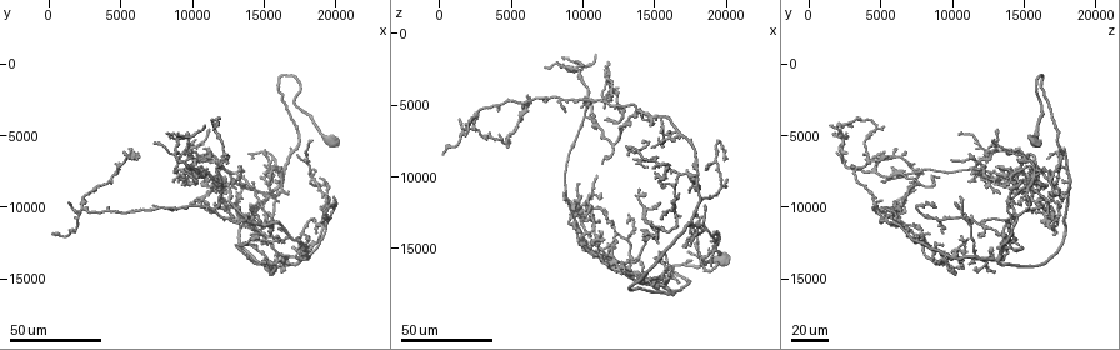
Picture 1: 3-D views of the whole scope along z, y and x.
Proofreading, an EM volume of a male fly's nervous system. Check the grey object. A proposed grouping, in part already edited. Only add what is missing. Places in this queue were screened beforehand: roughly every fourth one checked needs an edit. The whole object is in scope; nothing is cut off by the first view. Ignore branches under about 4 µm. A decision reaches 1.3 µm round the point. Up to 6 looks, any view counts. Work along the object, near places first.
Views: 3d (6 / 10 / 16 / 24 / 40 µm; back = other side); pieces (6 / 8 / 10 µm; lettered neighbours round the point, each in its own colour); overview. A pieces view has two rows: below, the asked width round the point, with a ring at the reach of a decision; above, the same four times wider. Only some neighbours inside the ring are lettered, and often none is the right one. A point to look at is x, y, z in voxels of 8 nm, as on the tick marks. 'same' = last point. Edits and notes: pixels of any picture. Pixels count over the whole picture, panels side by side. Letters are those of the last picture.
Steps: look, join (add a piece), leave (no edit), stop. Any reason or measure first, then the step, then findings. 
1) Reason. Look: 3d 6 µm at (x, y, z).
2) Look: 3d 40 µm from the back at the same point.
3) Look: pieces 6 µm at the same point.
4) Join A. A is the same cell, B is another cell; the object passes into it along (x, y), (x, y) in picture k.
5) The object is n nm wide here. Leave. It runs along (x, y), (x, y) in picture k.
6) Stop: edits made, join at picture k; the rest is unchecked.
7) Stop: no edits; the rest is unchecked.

Tapers out. Look: 3d 24 µm at (16000, 7400, 16400).

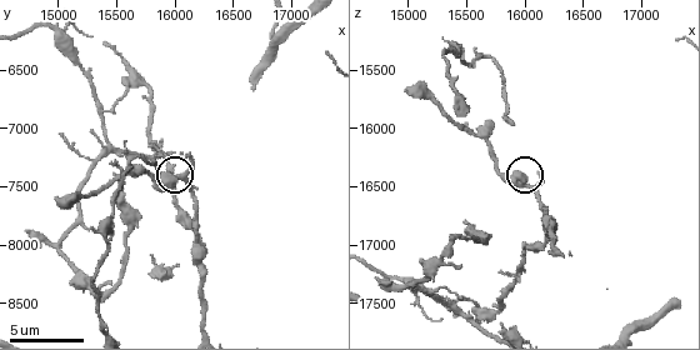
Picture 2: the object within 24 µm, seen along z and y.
Look: pieces 10 µm at (16140, 7240, 16380).

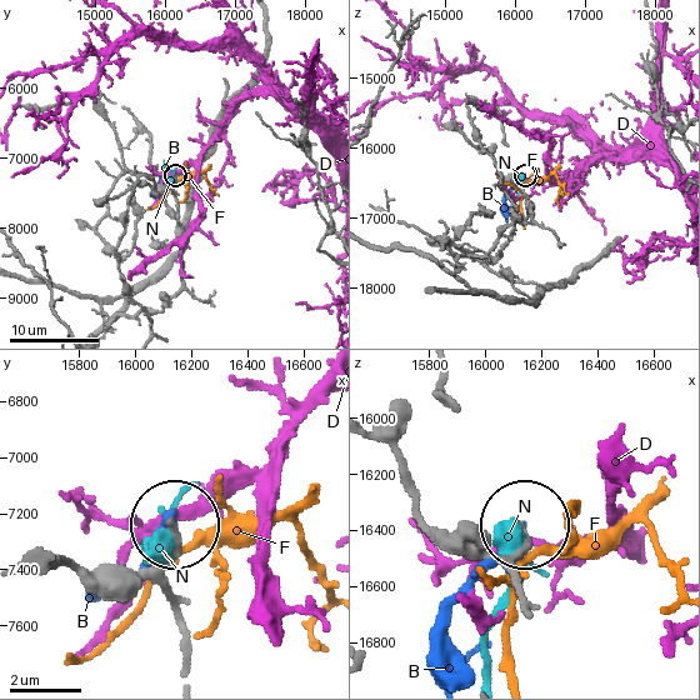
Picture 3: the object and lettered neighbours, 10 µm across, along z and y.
Leave. B, D, F and N are other cells; it runs along (525, 600), (519, 555), (528, 531) in picture 3; no lettered piece goes on from it.

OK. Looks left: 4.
Thin end. Look: 3d 40 µm at (6000, 6600, 4200).

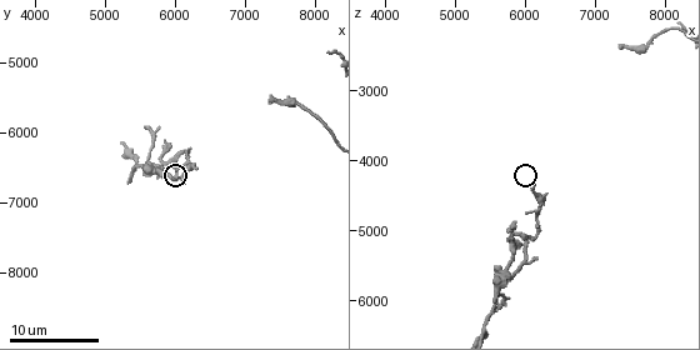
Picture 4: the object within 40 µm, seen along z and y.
Look: pieces 8 µm at (6100, 6700, 4350).

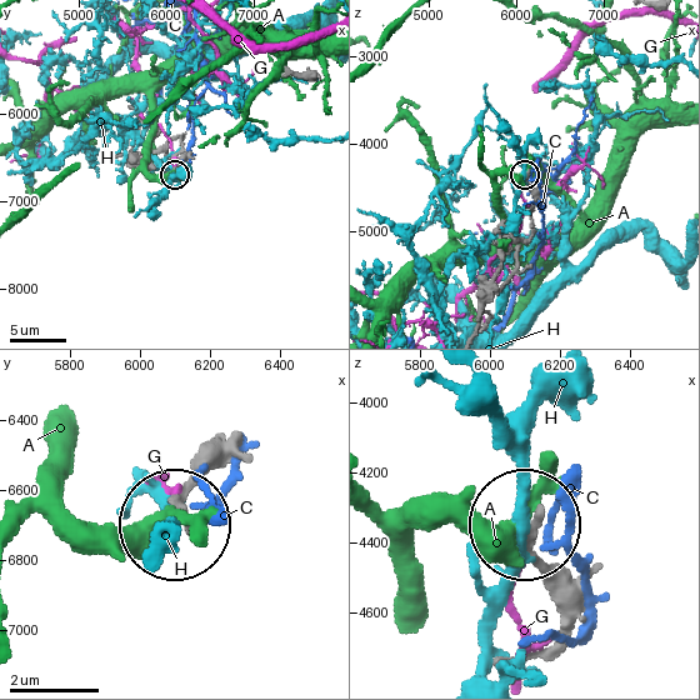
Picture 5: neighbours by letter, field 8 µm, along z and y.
Leave. A, C, G and H are other cells; it runs along (560, 596), (530, 533) in picture 5; none of them fits.

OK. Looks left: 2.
An open end. Look: 3d 24 µm at (19200, 9200, 14800).

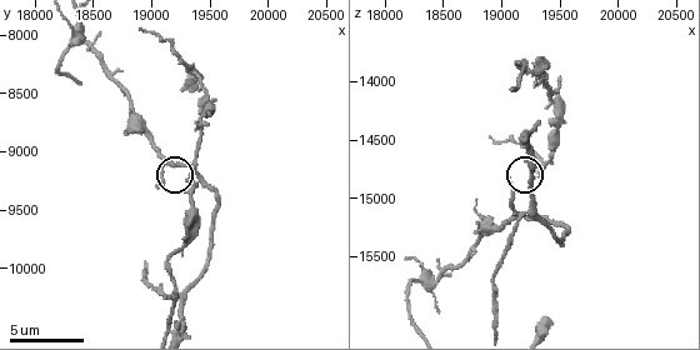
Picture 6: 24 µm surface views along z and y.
Look: pieces 8 µm at (19060, 9300, 14820).

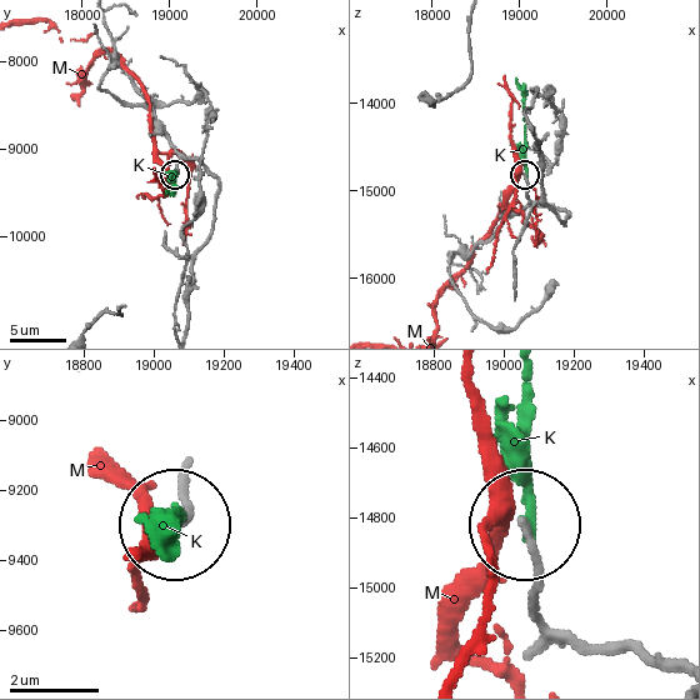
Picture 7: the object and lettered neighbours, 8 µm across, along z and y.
Leave. K and M are other cells; it runs along (671, 673), (560, 639), (538, 605), (526, 530) in picture 7; none of them fits.

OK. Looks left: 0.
Stop: no edits; the rest is unchecked.

